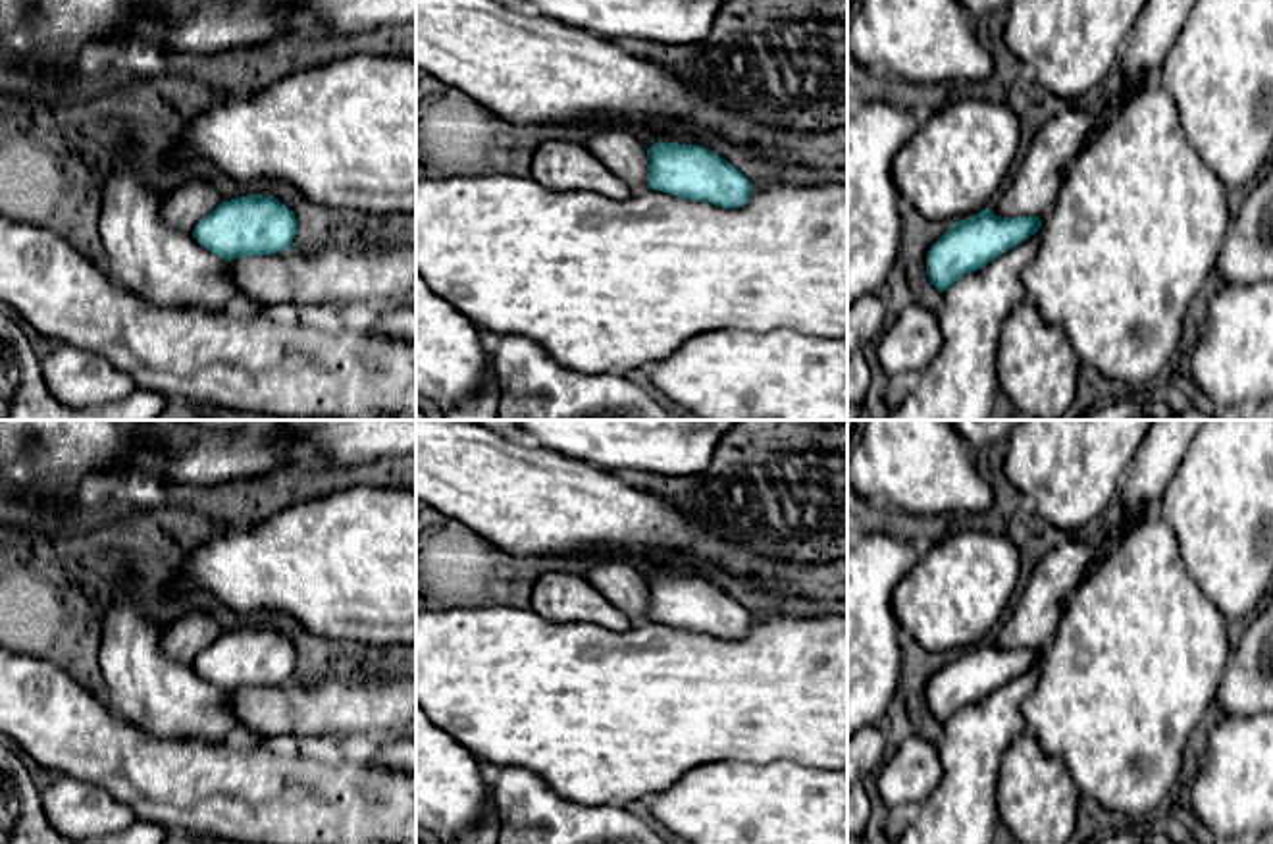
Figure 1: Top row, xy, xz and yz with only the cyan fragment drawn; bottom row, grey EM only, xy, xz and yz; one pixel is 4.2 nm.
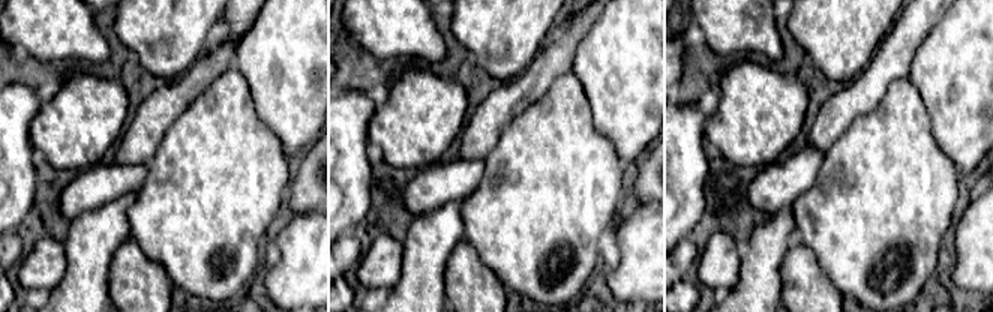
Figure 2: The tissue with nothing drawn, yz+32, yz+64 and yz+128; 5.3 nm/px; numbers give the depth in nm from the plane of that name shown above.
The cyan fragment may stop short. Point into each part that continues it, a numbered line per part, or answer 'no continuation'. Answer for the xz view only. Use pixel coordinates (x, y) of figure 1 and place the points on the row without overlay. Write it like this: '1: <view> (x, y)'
1: xz (615, 577)

